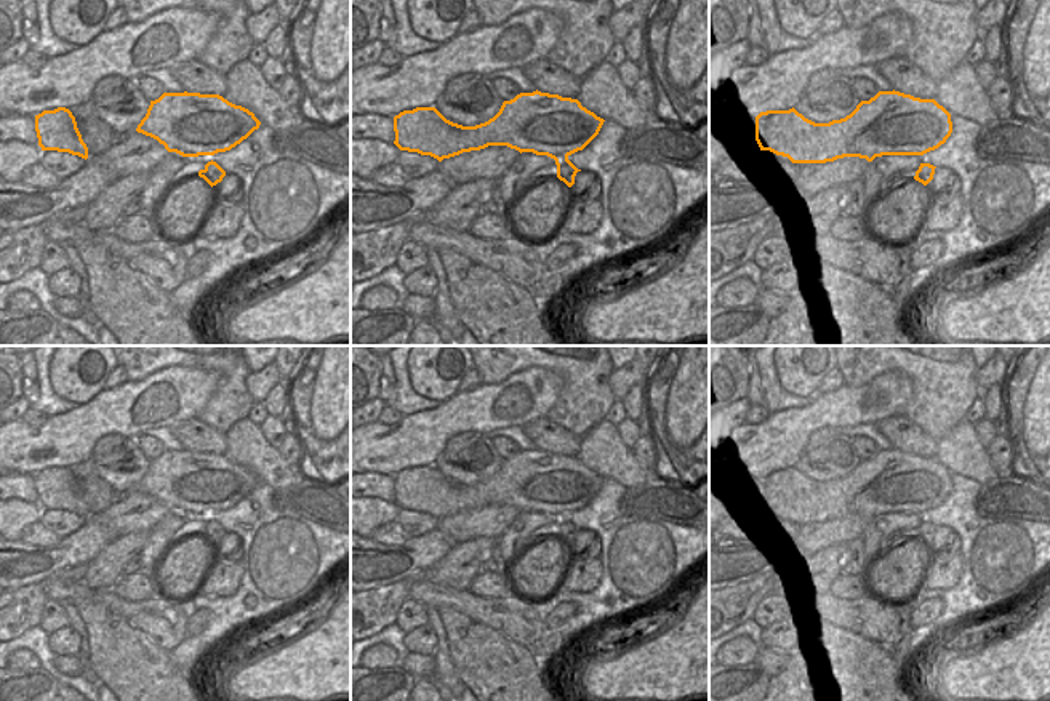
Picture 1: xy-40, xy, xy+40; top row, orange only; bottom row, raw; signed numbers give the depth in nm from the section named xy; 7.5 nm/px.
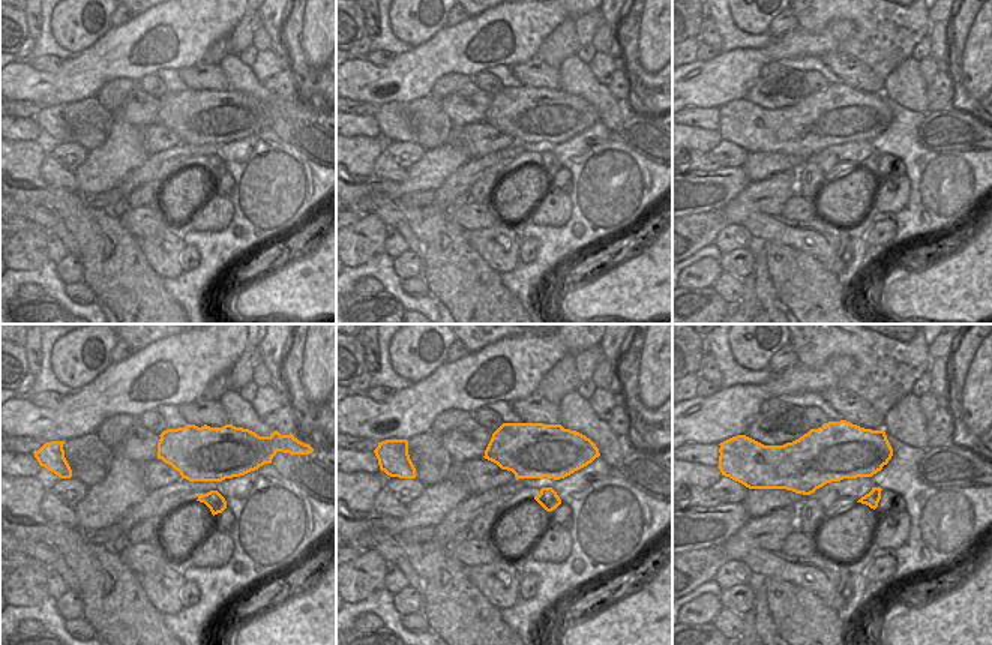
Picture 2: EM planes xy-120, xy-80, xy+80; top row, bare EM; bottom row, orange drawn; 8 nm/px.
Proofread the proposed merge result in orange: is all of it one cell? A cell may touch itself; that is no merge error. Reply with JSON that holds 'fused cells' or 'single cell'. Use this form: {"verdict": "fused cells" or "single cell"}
{"verdict": "single cell"}

